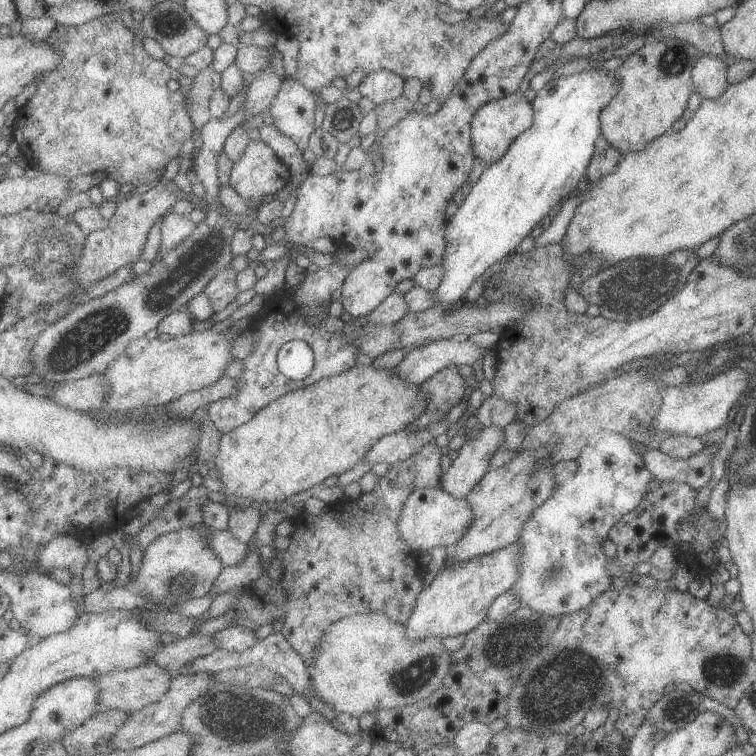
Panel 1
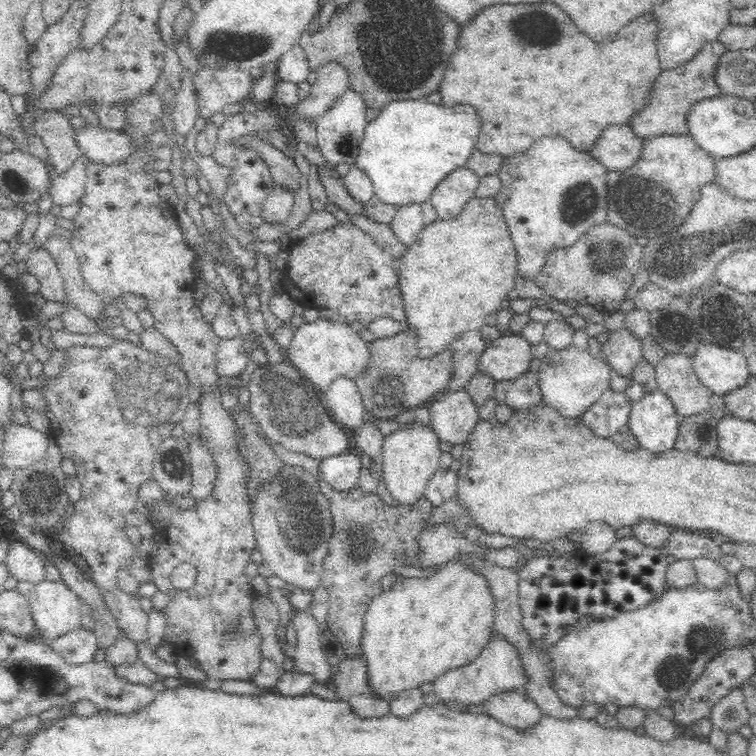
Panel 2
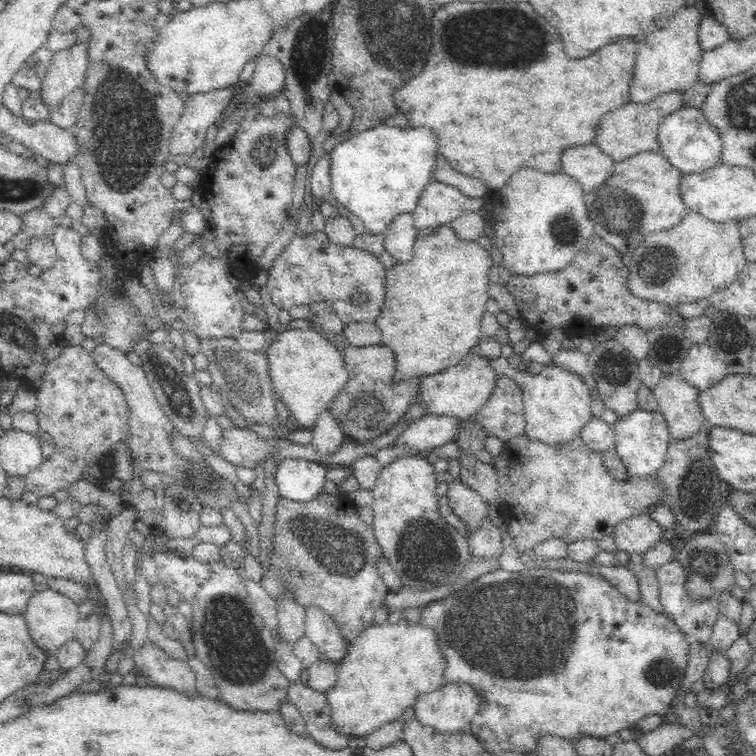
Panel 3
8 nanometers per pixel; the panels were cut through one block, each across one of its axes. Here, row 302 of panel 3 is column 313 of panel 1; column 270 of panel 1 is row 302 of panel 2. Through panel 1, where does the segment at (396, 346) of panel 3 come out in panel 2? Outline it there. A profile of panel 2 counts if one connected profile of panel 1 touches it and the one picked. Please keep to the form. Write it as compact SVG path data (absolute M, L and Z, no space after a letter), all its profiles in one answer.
M476 195L455 218L435 219L425 226L414 244L408 246L397 264L407 314L405 326L417 329L417 346L421 356L439 354L458 340L462 332L482 328L489 314L504 307L504 300L515 287L520 274L518 248L514 245L496 196Z

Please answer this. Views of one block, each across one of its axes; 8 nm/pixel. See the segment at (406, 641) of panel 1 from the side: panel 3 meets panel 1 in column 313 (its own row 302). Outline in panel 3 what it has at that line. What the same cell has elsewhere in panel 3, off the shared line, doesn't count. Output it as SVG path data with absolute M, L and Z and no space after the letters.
M690 212L674 226L656 230L644 240L632 253L633 259L629 263L629 288L634 295L672 306L680 301L709 300L712 292L719 285L728 284L735 280L745 268L746 250L740 231L740 222L728 220L718 222L707 218L702 212Z

